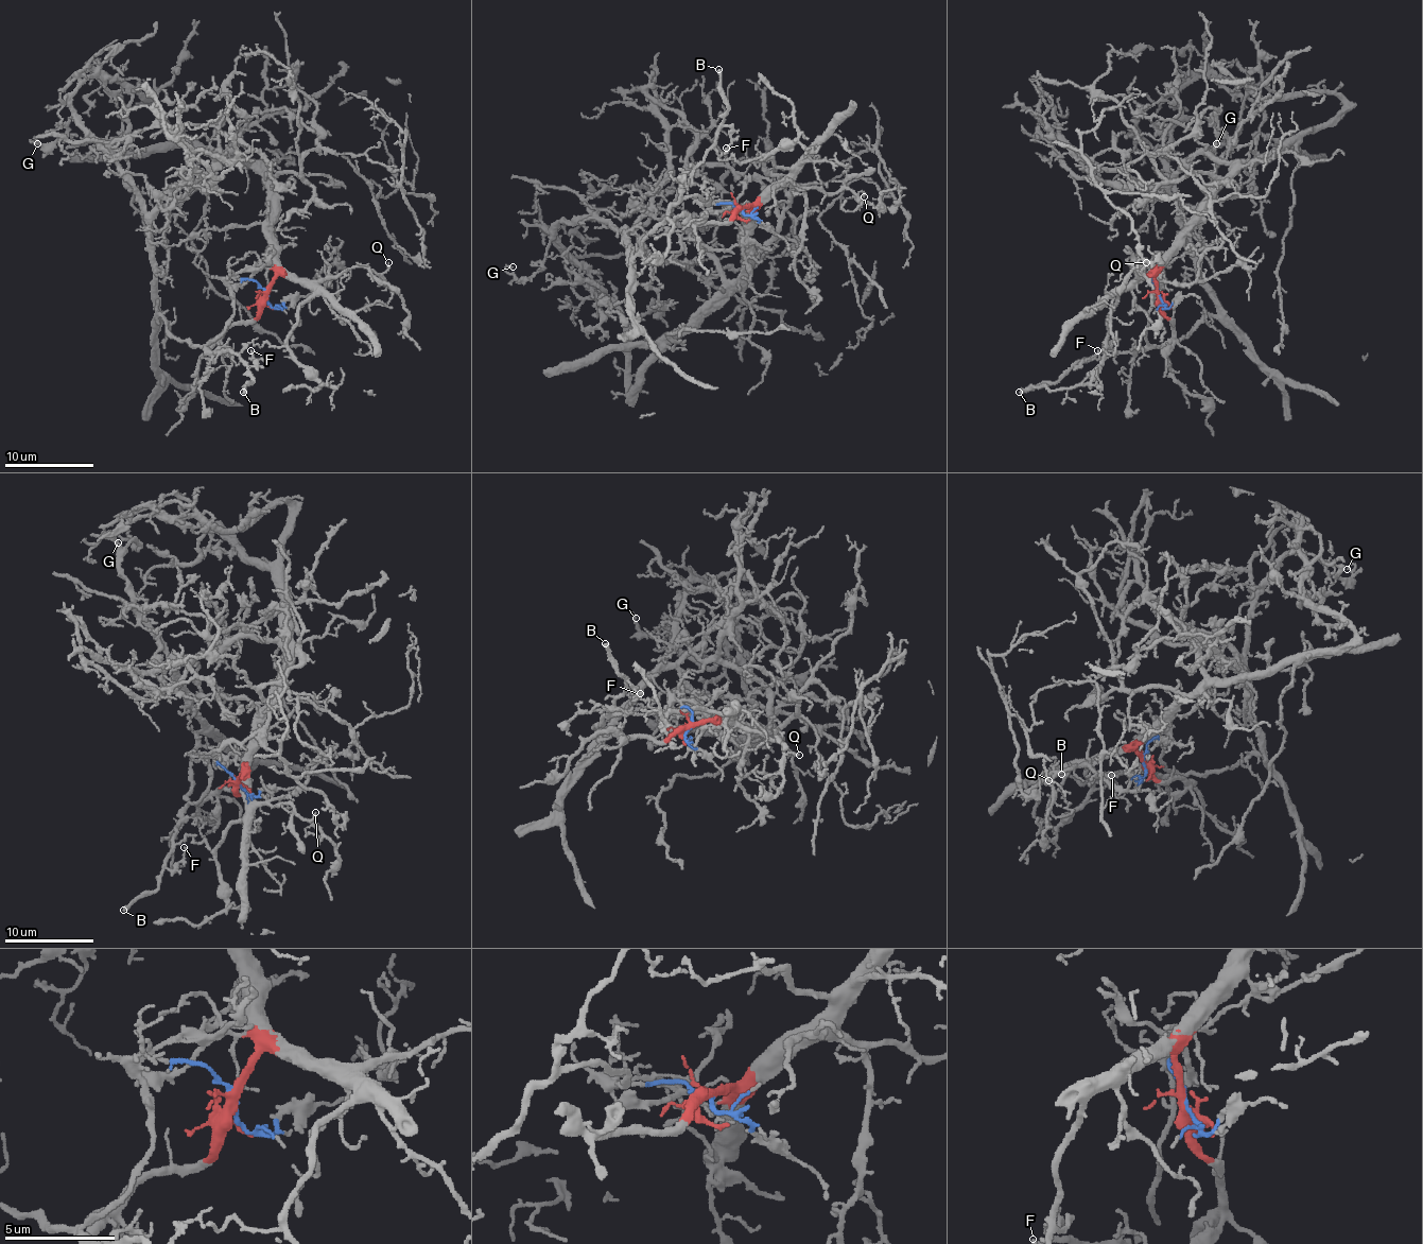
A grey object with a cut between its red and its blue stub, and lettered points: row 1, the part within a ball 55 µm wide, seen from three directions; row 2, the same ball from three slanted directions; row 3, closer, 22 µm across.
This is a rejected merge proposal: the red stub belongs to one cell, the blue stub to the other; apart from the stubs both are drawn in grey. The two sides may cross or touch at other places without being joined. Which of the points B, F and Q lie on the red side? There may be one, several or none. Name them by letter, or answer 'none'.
Q

